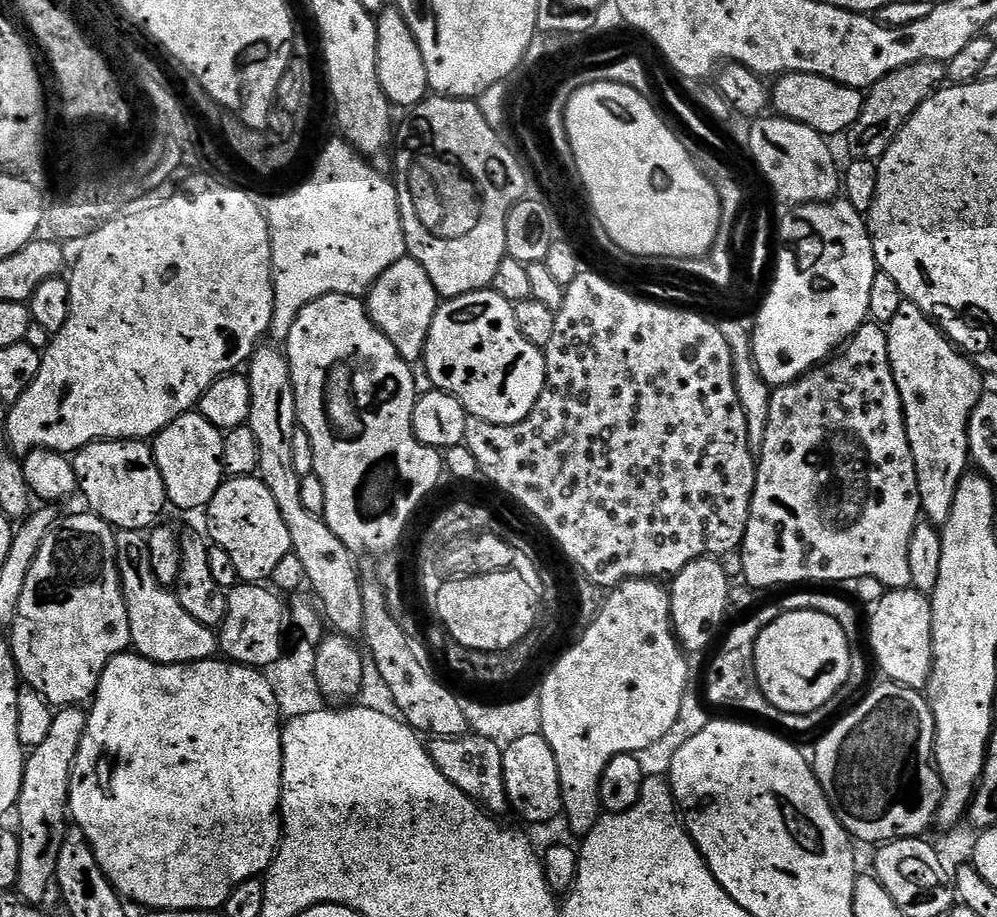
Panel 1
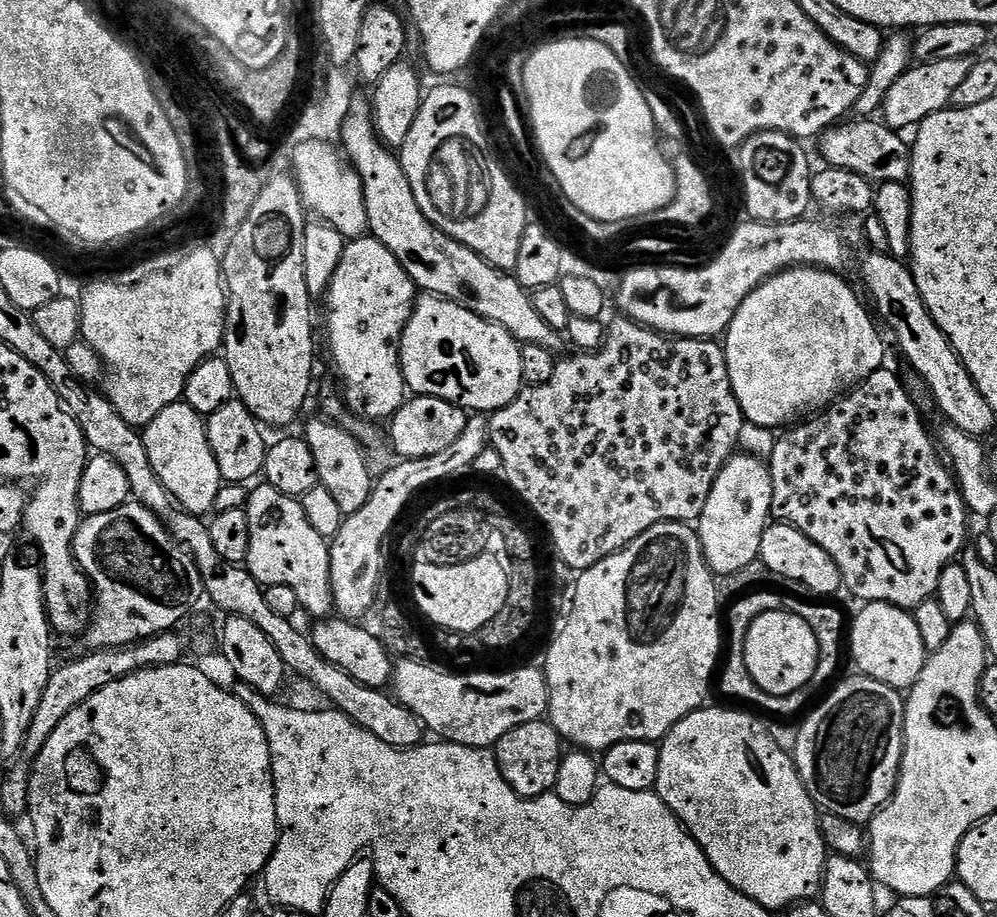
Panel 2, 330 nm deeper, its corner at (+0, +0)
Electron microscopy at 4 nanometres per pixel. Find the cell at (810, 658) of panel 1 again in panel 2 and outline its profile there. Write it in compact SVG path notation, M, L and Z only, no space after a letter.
M773 610L754 618L744 643L744 661L750 678L771 696L789 696L812 684L820 647L814 630L798 614Z

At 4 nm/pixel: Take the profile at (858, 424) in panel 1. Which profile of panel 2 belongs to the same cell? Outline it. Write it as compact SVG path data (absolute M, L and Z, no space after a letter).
M887 370L870 374L868 380L841 396L836 403L828 405L825 411L789 427L783 435L777 439L772 459L767 461L768 471L772 473L771 519L794 526L802 534L806 534L806 538L810 538L810 542L822 546L822 550L826 550L826 554L830 554L830 558L834 558L834 562L838 566L841 585L845 589L849 588L860 599L860 602L892 604L896 608L914 610L922 602L933 599L938 590L938 578L942 578L942 570L946 570L946 566L953 563L969 543L968 518L970 519L970 511L964 504L960 486L950 471L949 465L944 460L940 461L942 456L930 435L930 428L924 425L924 420L920 417L920 412L916 409L911 394L904 389L903 382L894 373L887 372Z

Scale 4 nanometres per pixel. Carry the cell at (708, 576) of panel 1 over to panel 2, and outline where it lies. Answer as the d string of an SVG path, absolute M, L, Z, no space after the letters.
M734 454L718 474L698 521L700 545L717 577L733 575L760 558L762 534L772 515L772 473L757 456Z

